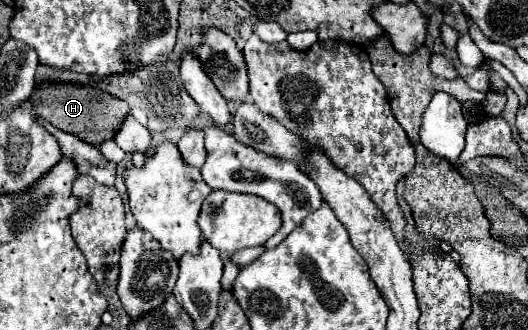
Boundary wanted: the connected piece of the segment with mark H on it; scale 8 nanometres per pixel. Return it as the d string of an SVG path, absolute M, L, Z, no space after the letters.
M42 83L34 89L30 103L32 103L32 109L36 109L40 117L50 121L54 127L66 133L72 133L96 147L108 139L114 139L116 129L120 129L120 125L124 123L124 117L128 117L130 113L128 103L104 91L98 91L96 87L74 85L74 83Z

